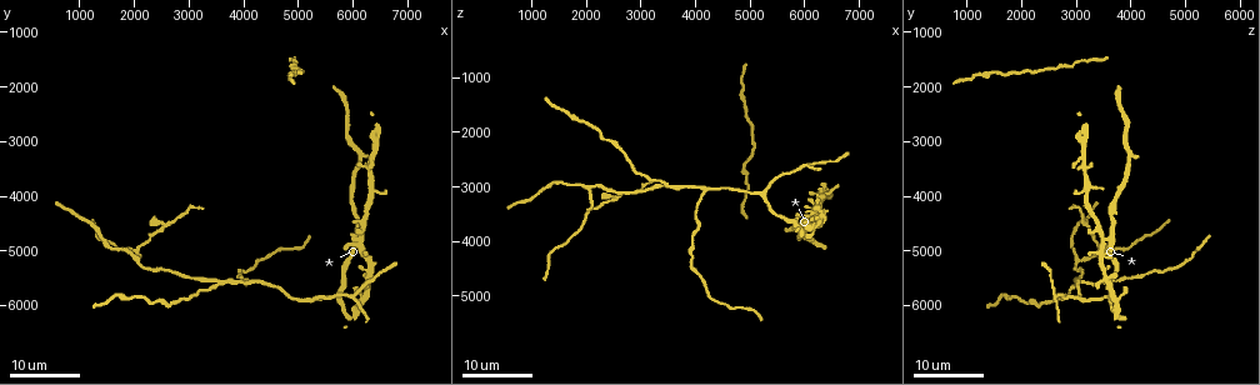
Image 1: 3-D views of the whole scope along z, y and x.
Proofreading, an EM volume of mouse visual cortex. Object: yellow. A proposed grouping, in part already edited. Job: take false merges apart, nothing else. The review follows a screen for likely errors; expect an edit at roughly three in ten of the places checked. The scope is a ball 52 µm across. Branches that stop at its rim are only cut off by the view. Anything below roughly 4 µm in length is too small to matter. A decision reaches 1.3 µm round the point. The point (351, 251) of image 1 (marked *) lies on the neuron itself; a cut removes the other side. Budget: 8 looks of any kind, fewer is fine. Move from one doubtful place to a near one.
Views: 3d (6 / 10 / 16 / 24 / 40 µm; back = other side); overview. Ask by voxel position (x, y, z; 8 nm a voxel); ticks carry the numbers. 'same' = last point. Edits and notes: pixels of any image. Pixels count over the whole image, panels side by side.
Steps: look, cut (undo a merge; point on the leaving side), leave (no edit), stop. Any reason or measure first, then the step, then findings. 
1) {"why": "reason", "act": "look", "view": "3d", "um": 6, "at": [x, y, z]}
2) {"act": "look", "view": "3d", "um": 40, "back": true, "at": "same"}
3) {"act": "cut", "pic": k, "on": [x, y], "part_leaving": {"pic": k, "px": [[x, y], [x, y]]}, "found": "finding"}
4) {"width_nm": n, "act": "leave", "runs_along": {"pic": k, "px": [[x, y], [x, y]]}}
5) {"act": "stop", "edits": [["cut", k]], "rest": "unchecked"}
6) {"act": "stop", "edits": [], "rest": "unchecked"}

{"why": "thin arm on a thick one", "act": "look", "view": "3d", "um": 16, "at": [4150, 5550, 3050]}

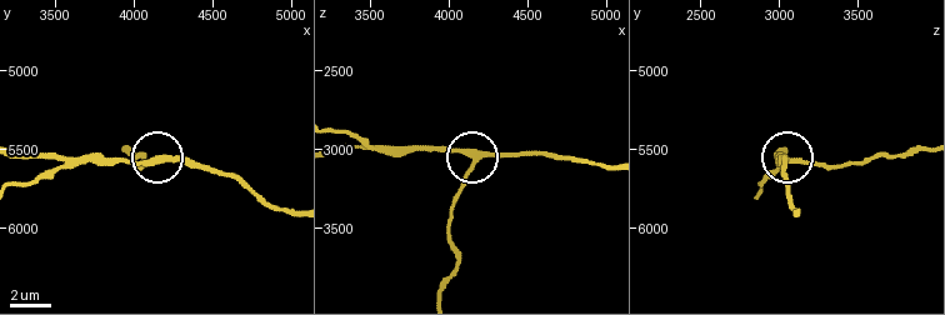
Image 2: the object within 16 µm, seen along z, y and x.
{"act": "look", "view": "3d", "um": 6, "at": [4140, 5580, 3020]}

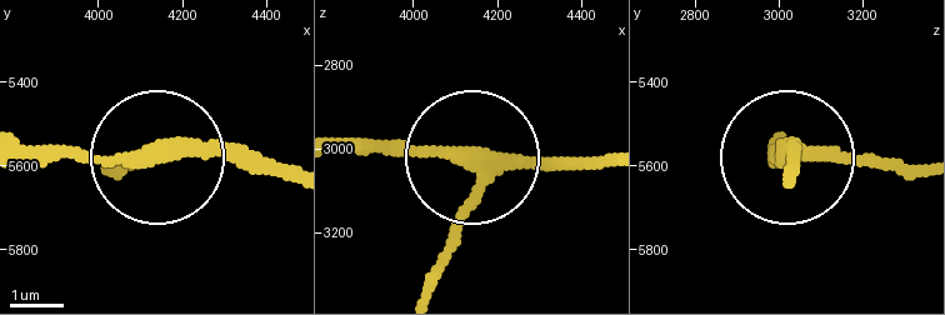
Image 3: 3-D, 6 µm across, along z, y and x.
{"act": "look", "view": "3d", "um": 6, "back": true, "at": [4145, 5570, 3035]}

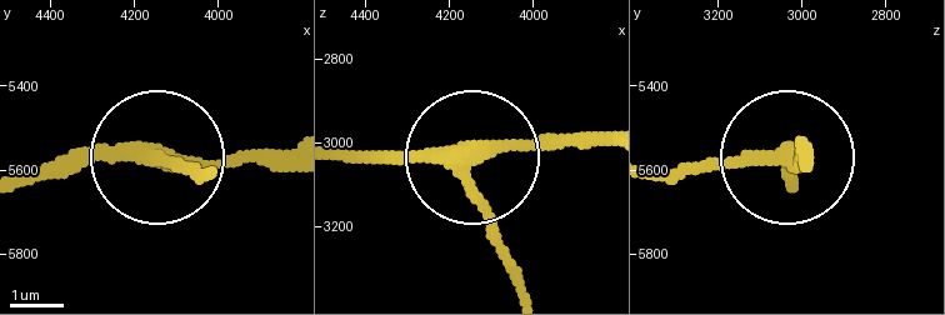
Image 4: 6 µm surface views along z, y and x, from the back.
{"width_nm": 280, "act": "leave", "found": "one neuron here"}

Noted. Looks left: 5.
{"why": "arms part here", "act": "look", "view": "3d", "um": 24, "at": [6100, 4800, 3600]}

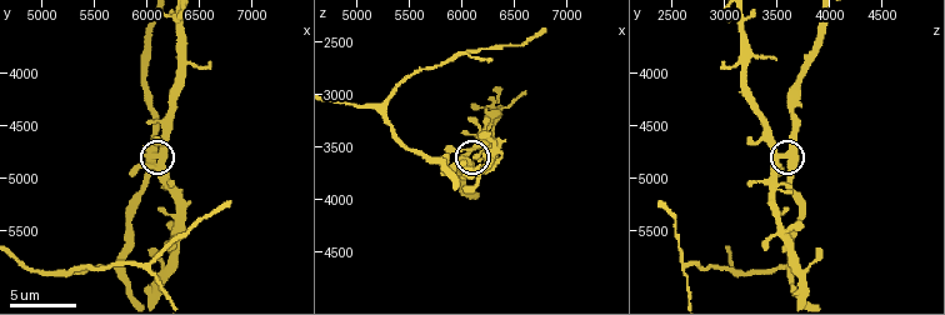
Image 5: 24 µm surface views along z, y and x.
{"act": "look", "view": "3d", "um": 6, "at": [6060, 4780, 3600]}

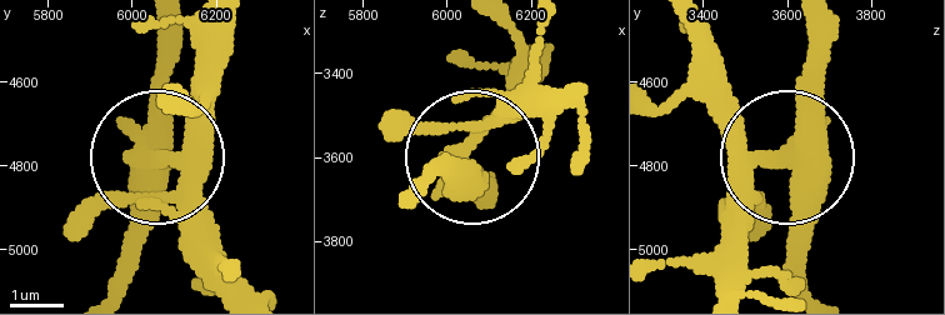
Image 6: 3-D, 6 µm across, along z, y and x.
{"act": "look", "view": "3d", "um": 6, "back": true, "at": [6040, 4785, 3580]}

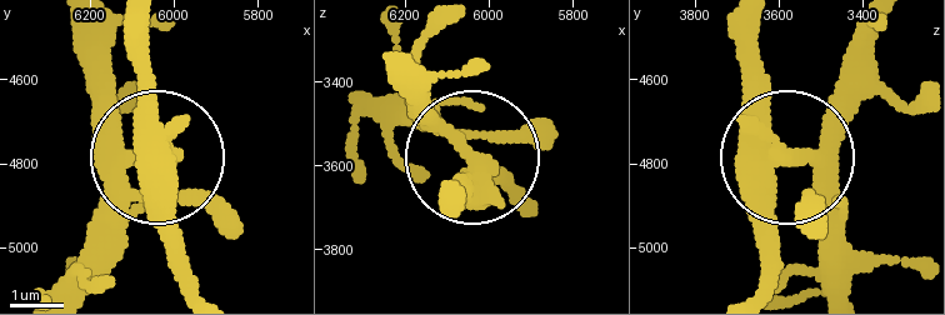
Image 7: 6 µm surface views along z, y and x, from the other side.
{"act": "leave", "runs_along": {"pic": 7, "px": [[766, 250], [770, 188], [869, 85]]}, "found": "all the same neuron"}

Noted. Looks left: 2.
{"why": "thin arm on a thick one", "act": "look", "view": "3d", "um": 24, "at": [3500, 5550, 3000]}

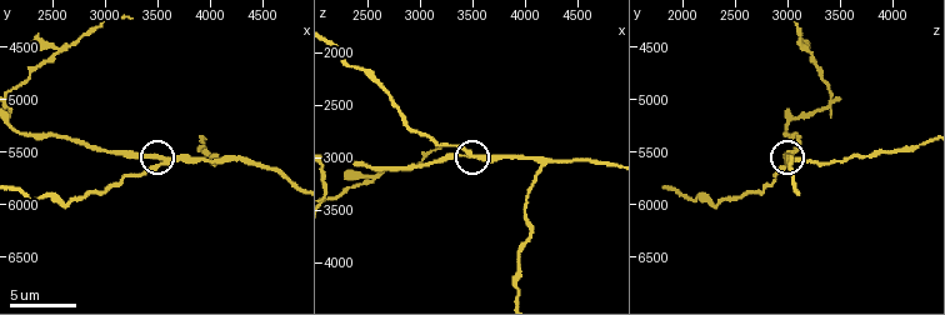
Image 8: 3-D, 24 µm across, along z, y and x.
{"act": "look", "view": "3d", "um": 6, "at": [3540, 5600, 3020]}

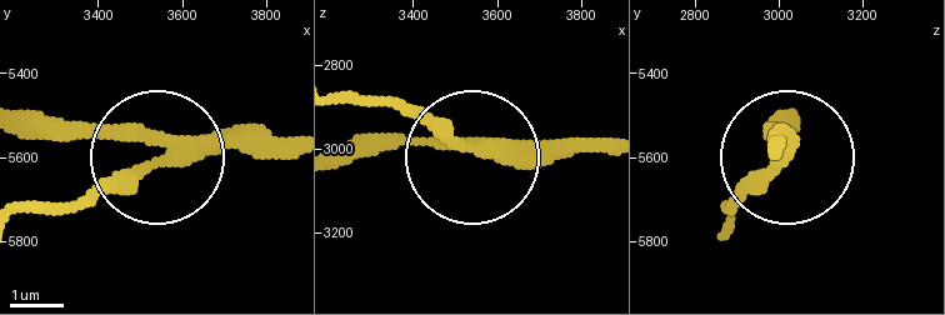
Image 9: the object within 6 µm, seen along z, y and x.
{"side_arm_um": 27, "arms": 3, "act": "cut", "pic": 9, "on": [134, 178], "found": "a second neuron is stuck on"}

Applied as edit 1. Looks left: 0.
{"act": "stop", "edits": [["cut", 9]], "rest": "unchecked"}

